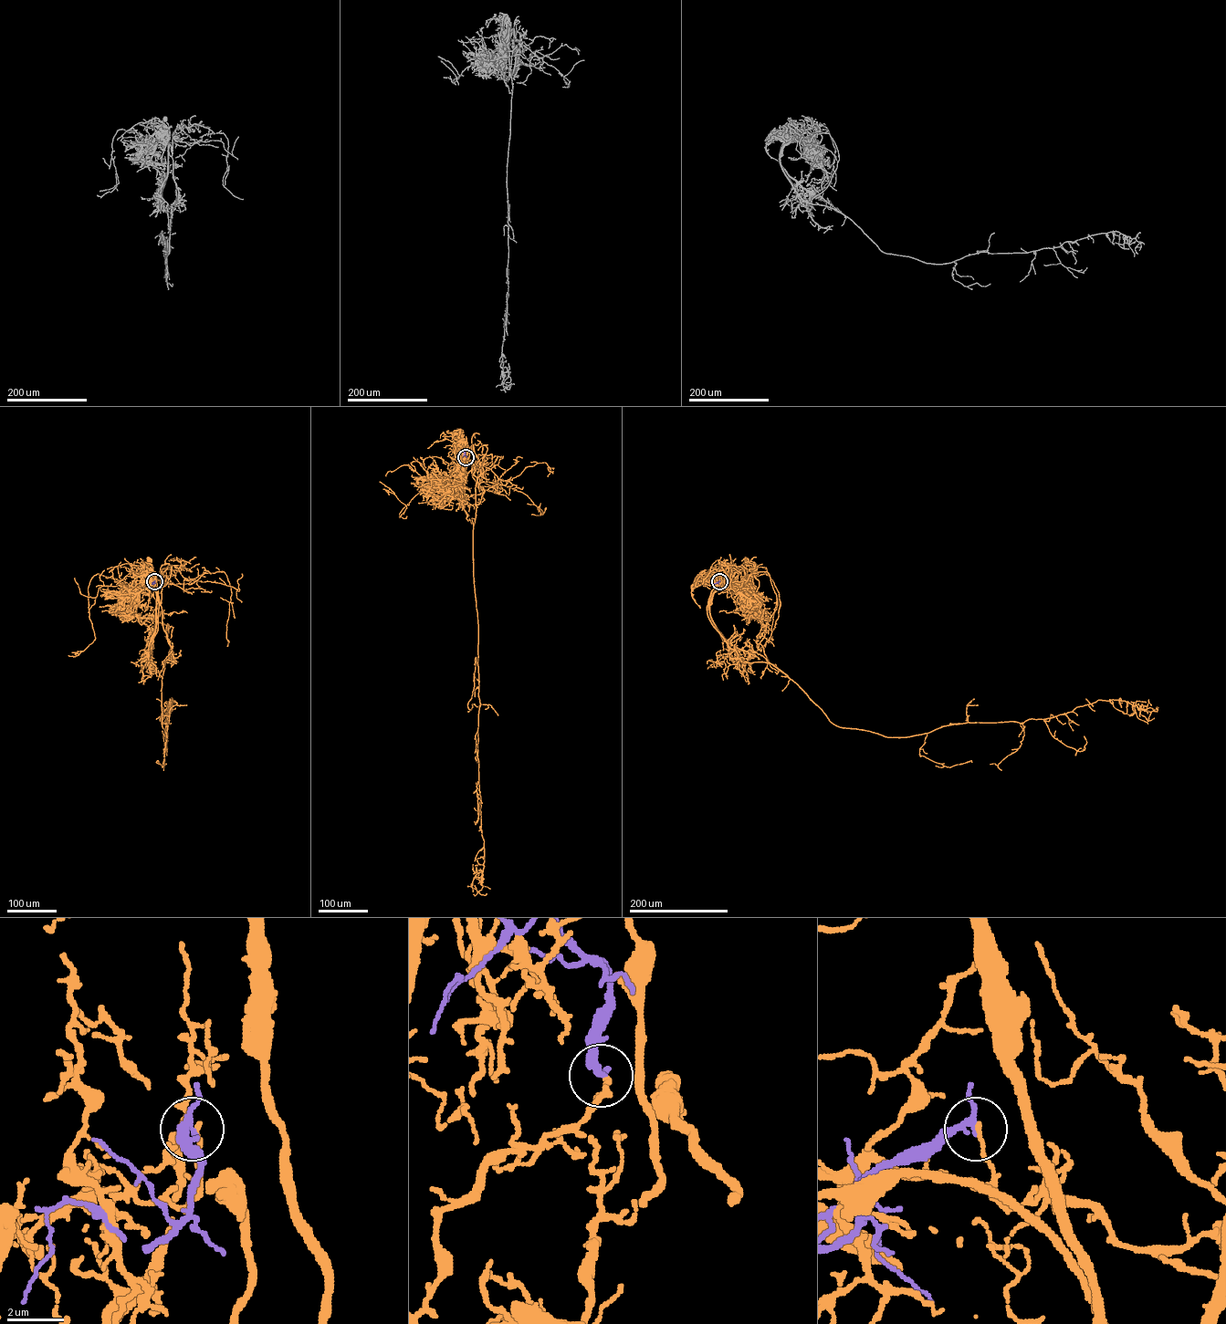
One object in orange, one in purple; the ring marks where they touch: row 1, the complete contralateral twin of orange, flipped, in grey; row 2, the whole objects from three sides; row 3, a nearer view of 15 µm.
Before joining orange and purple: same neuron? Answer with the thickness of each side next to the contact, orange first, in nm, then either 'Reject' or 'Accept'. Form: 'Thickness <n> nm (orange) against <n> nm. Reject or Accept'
Thickness 160 nm (orange) against 220 nm. Reject

